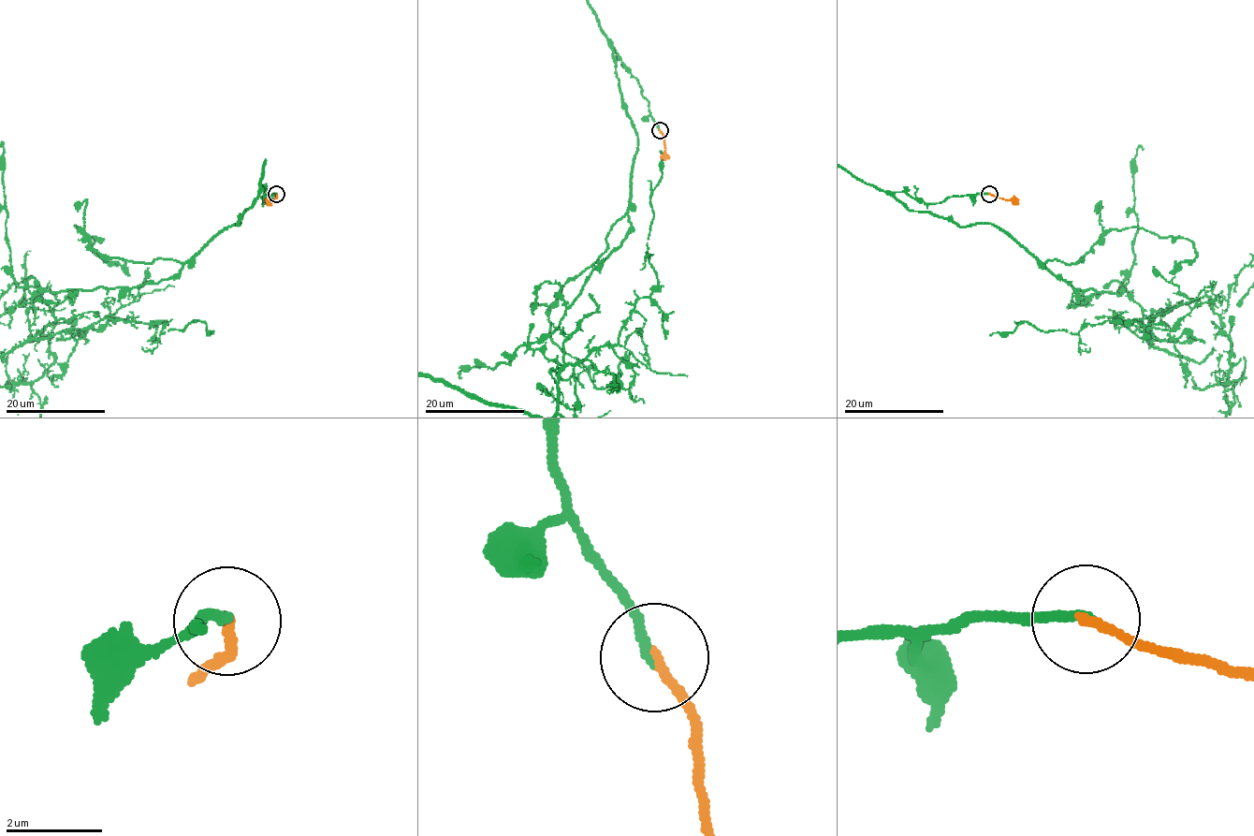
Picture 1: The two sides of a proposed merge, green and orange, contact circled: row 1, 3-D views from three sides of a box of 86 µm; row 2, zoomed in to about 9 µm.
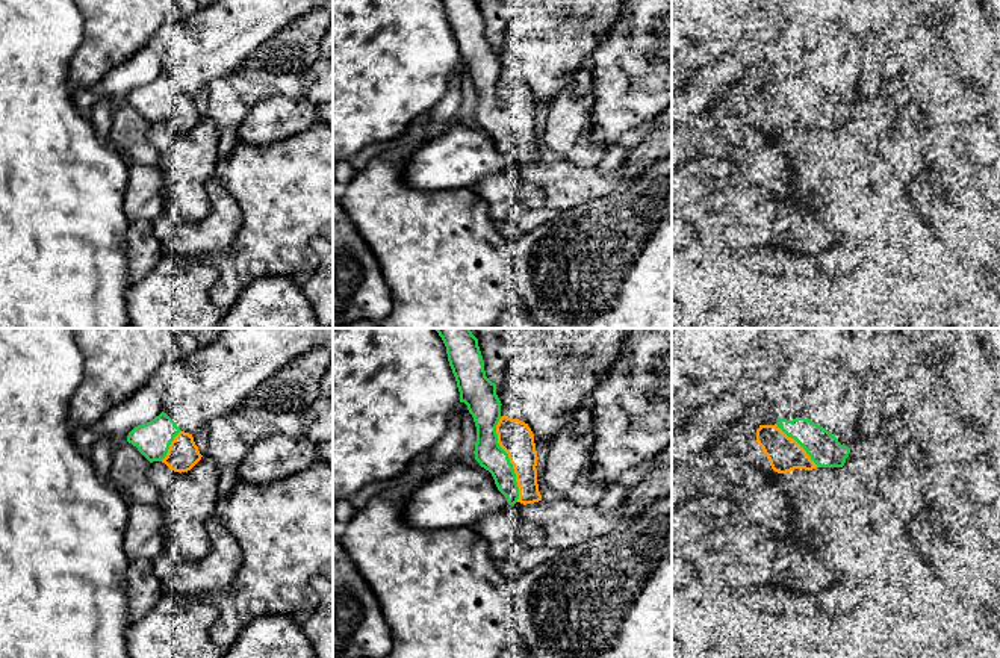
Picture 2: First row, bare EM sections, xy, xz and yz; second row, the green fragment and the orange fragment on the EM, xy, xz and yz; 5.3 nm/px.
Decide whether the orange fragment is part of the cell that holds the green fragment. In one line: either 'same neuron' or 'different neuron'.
same neuron

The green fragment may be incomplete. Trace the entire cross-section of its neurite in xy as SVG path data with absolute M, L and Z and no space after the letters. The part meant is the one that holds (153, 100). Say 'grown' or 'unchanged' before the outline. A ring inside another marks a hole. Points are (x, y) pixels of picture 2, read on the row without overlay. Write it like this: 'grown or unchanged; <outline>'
grown; M163 73L153 82L135 88L127 103L150 124L162 123L180 135L191 132L203 118L192 95L182 92Z

